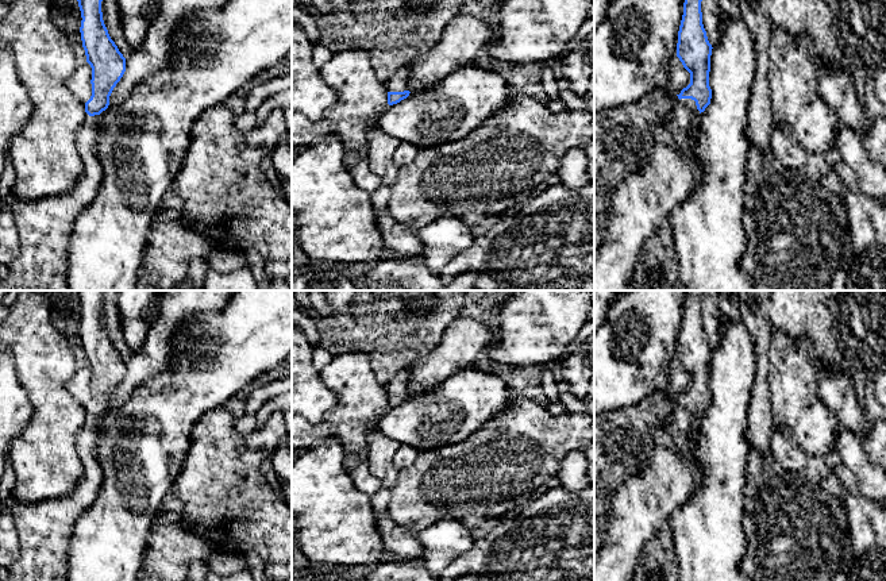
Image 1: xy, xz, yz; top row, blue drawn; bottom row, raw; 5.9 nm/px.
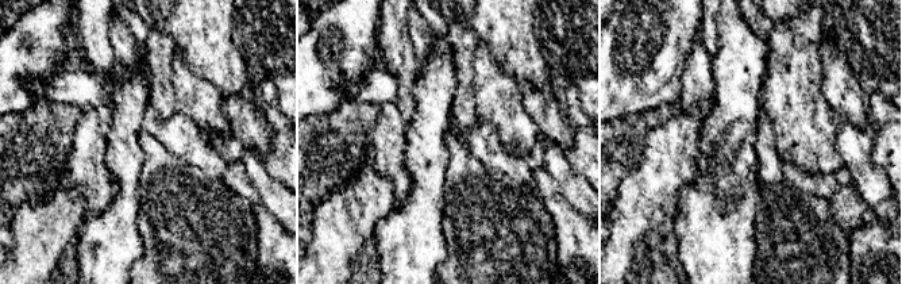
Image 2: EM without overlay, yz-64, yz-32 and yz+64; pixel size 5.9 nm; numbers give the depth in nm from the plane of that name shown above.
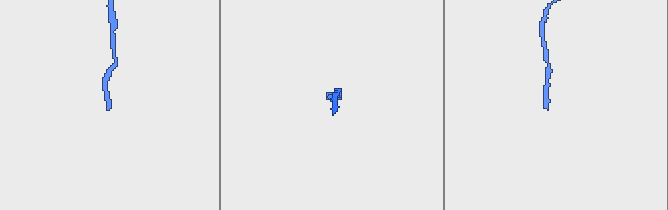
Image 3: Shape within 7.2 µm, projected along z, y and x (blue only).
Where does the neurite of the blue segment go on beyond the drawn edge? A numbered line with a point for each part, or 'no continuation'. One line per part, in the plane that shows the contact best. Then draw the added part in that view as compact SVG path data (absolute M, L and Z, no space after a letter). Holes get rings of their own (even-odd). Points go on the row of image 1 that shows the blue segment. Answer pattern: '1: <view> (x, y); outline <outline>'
1: yz (685, 118); outline M681 99L671 112L671 128L677 142L677 150L692 165L694 184L702 178L702 168L697 161L700 111L692 99Z

